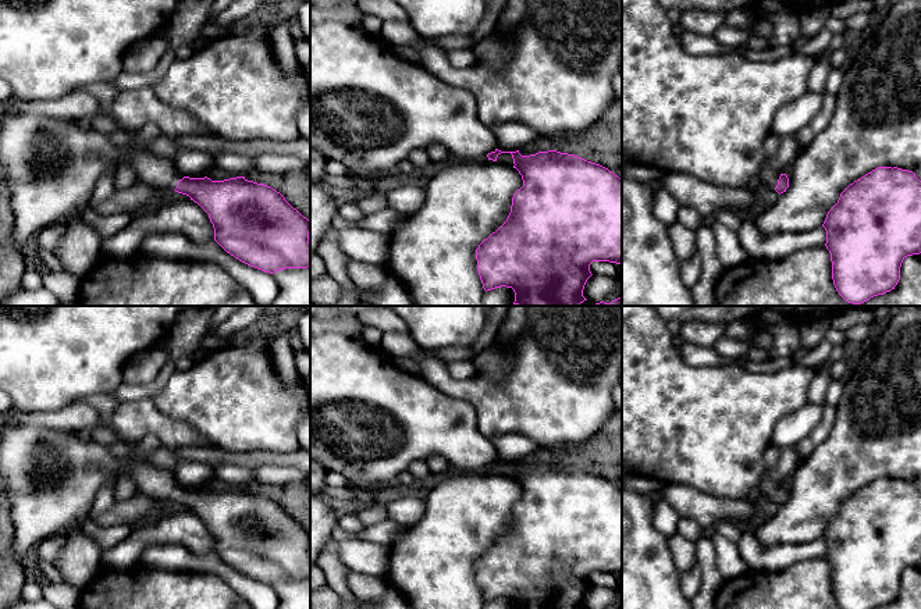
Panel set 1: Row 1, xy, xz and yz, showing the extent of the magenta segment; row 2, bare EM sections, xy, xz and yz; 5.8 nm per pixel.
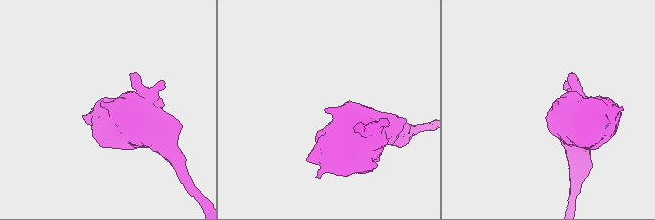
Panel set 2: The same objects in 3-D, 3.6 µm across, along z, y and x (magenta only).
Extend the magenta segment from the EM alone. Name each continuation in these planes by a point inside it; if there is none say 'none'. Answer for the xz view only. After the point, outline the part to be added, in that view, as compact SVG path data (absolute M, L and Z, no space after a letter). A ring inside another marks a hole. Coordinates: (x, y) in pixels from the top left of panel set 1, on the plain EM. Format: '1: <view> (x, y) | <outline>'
1: xz (369, 420) | M339 332L310 334L310 459L327 471L342 474L349 487L371 488L395 482L413 460L431 455L445 457L463 470L487 469L497 452L477 430L477 413L463 400L434 388L422 377L397 368L392 357L358 343Z

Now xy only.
1: xy (156, 483) | M138 462L127 467L135 481L138 494L150 499L167 499L174 502L184 487L175 478L173 470L154 466L150 462Z

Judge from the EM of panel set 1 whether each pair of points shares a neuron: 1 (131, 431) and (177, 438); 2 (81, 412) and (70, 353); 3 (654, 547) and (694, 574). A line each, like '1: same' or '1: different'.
1: same
2: different
3: different

